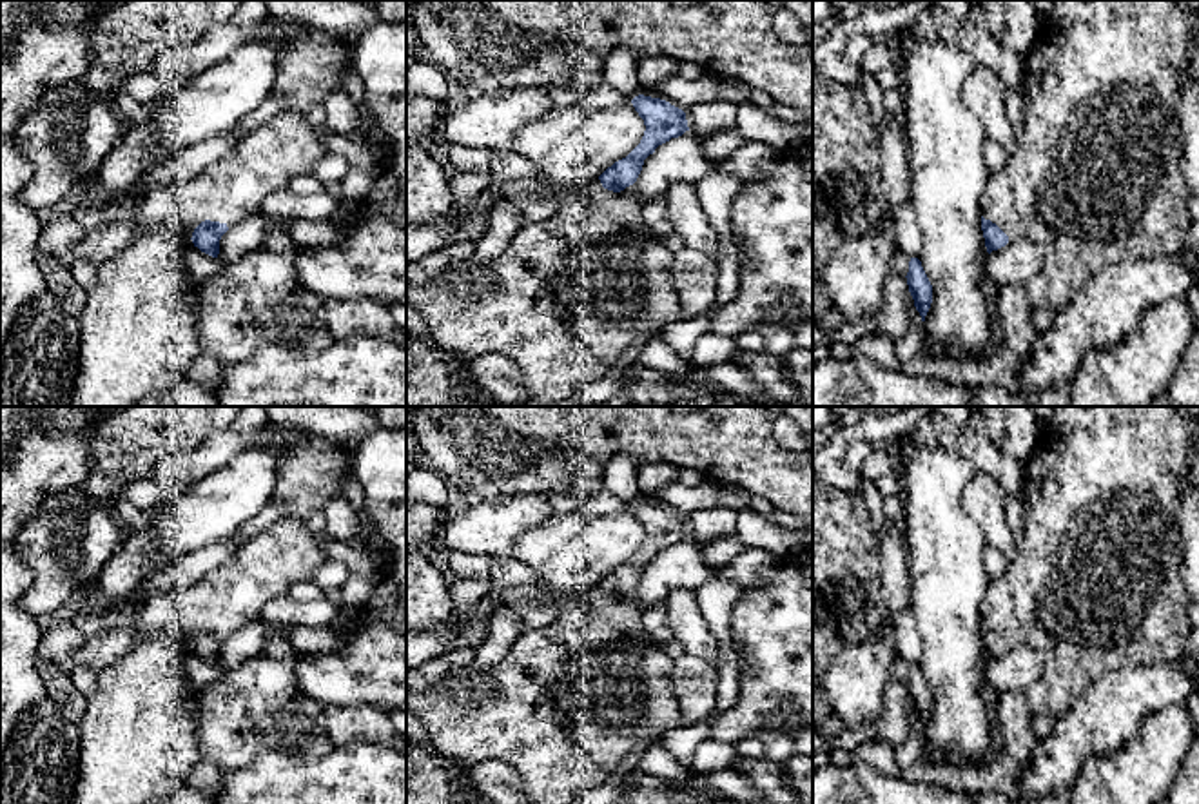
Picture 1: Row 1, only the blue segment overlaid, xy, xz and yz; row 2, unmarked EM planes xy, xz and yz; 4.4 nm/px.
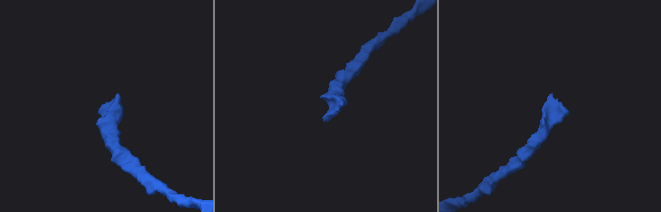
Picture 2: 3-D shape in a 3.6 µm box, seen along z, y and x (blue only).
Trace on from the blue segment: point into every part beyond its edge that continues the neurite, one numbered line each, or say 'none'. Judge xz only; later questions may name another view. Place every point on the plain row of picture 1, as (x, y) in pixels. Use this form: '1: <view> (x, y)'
1: xz (574, 699)

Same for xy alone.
1: xy (231, 596)

